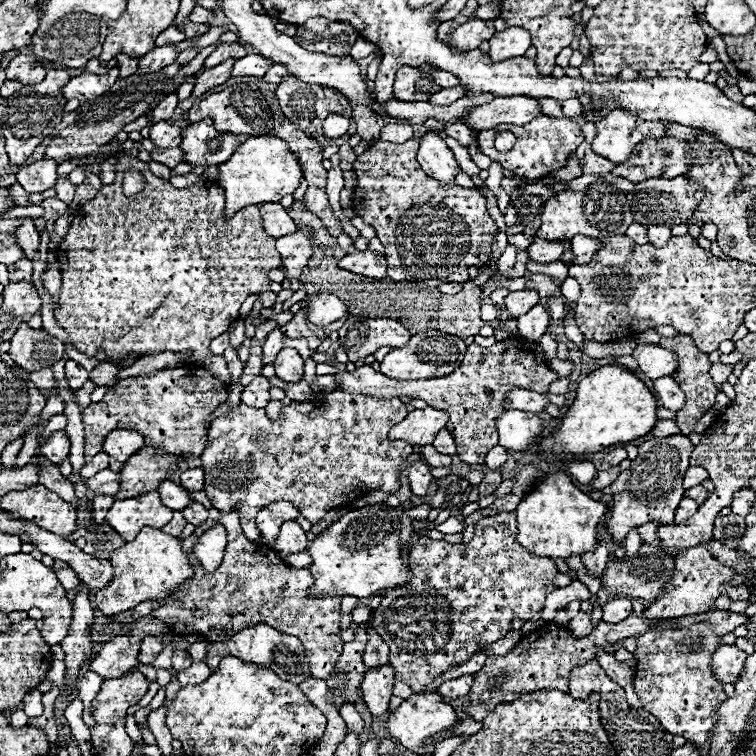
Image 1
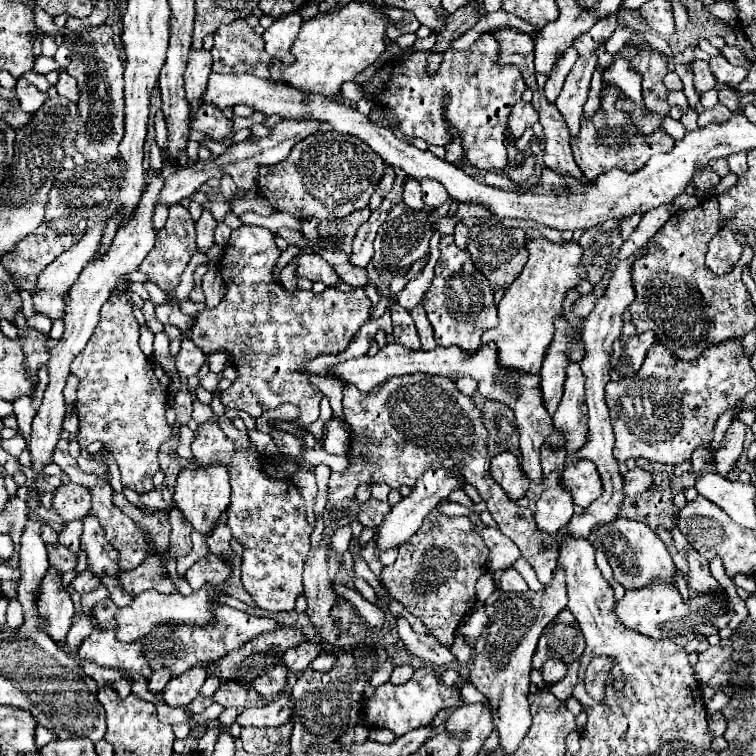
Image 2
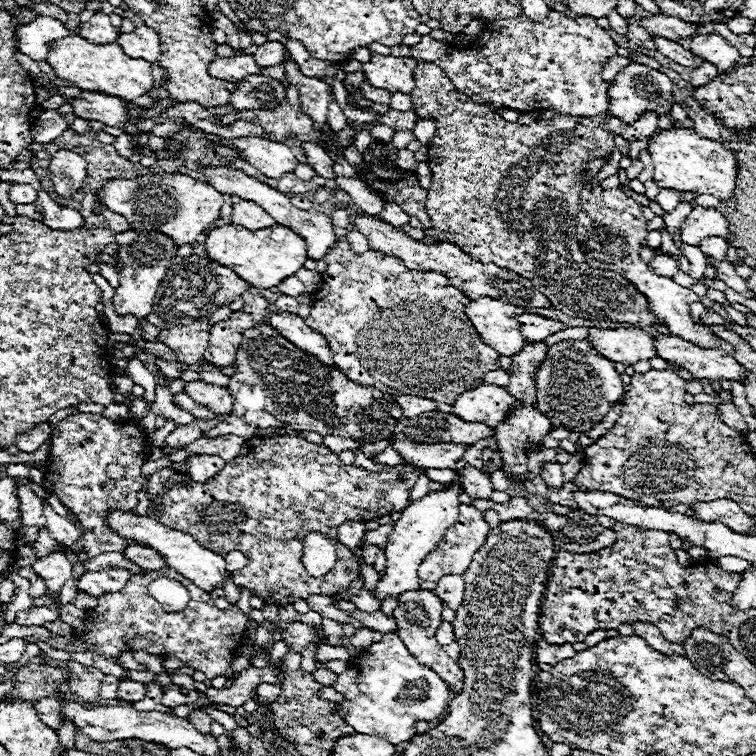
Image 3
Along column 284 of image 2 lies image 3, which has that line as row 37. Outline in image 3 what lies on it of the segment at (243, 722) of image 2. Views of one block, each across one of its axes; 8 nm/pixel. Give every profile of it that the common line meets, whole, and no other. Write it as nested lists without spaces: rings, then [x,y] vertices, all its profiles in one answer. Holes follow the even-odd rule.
[[[706,34],[706,36],[694,36],[690,40],[690,52],[700,56],[702,60],[714,64],[720,72],[732,70],[740,62],[738,50],[728,44],[722,36],[718,34]]]

